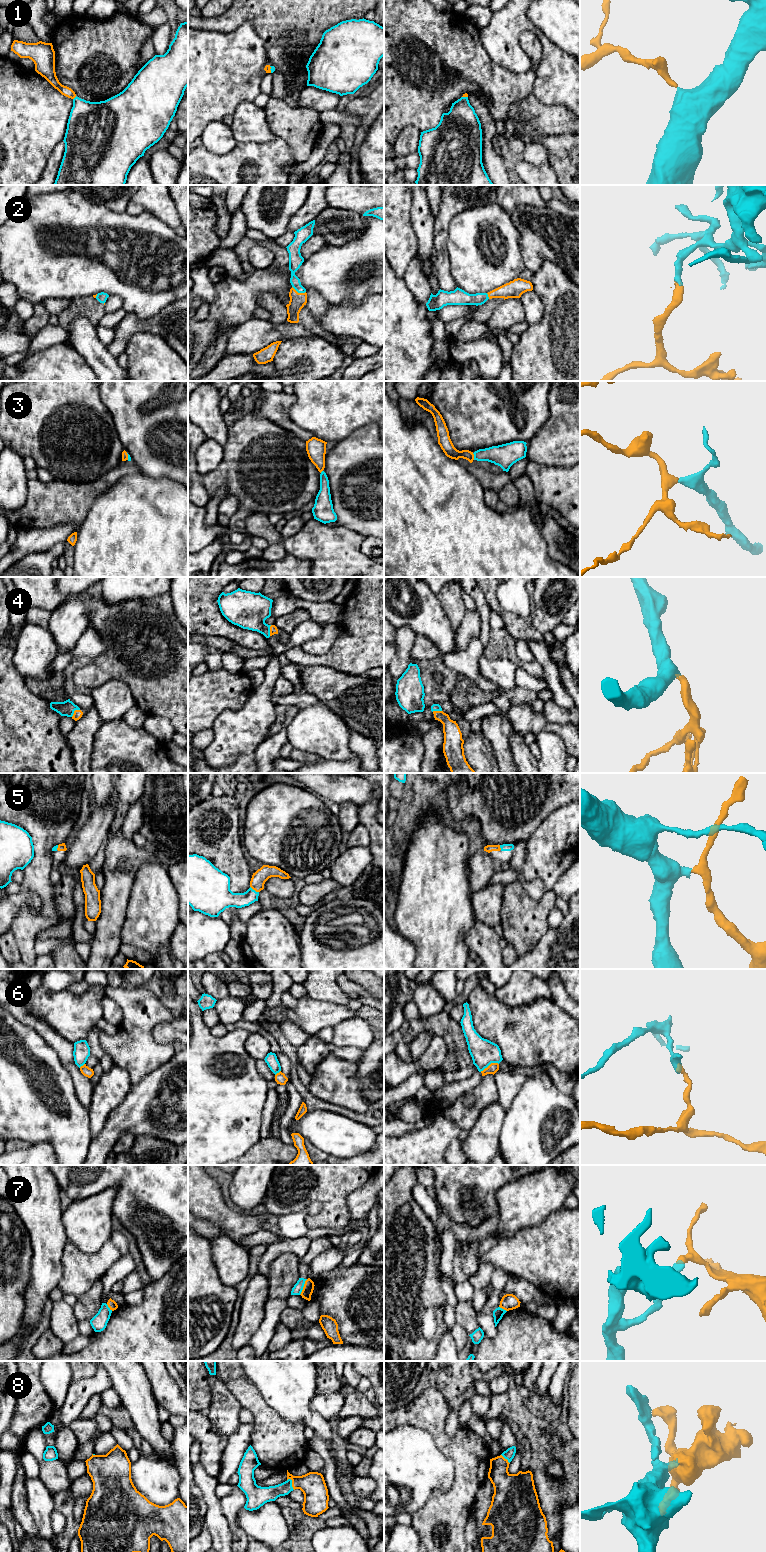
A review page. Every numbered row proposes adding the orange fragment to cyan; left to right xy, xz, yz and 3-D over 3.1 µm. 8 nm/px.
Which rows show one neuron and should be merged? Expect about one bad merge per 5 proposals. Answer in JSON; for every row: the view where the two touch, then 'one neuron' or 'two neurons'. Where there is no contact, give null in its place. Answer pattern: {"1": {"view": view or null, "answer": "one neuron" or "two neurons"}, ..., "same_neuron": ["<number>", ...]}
{"1": {"view": "xy", "answer": "one neuron"}, "2": {"view": "xz", "answer": "one neuron"}, "3": {"view": "yz", "answer": "one neuron"}, "4": {"view": "xy", "answer": "one neuron"}, "5": {"view": "xz", "answer": "one neuron"}, "6": {"view": "yz", "answer": "two neurons"}, "7": {"view": "xz", "answer": "two neurons"}, "8": {"view": "xz", "answer": "one neuron"}, "same_neuron": ["1", "2", "3", "4", "5", "8"]}

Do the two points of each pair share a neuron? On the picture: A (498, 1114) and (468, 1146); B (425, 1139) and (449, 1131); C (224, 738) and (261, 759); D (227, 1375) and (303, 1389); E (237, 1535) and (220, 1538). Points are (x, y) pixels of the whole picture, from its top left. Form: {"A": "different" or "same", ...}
{"A": "same", "B": "same", "C": "different", "D": "different", "E": "different"}

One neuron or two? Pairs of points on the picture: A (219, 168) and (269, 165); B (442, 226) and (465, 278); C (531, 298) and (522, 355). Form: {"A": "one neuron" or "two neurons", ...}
{"A": "one neuron", "B": "two neurons", "C": "two neurons"}

